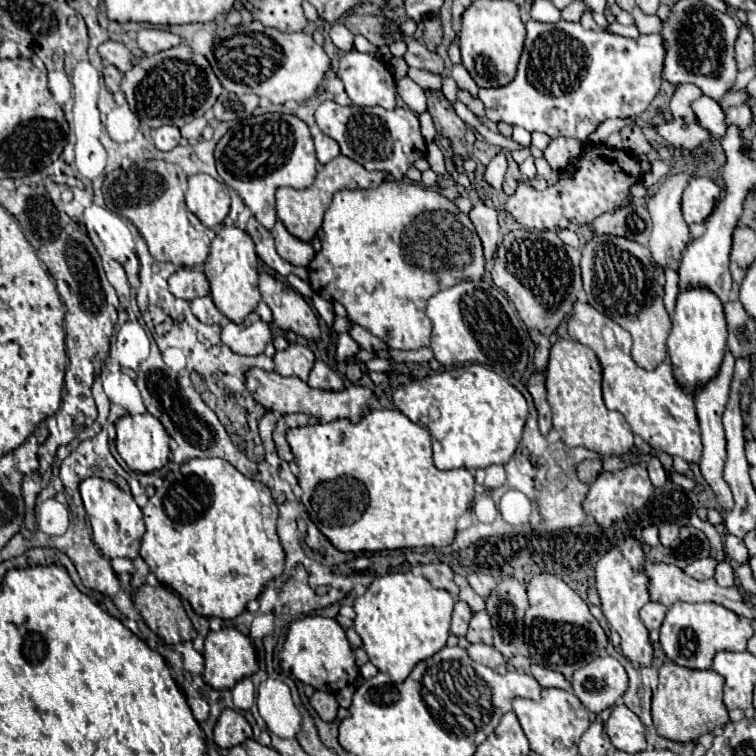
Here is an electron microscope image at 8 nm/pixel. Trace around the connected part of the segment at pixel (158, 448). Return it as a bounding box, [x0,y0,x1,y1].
[116,414,170,472]

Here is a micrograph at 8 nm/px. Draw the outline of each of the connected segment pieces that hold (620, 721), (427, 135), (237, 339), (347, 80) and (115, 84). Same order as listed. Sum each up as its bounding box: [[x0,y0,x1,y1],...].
[[606,704,646,754],[419,111,436,145],[222,314,272,356],[338,50,396,110],[102,64,122,92]]

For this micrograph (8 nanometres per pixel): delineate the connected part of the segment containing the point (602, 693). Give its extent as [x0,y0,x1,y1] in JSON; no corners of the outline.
[572,656,628,714]

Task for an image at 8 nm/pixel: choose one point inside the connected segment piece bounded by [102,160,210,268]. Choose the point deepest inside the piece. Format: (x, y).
(149, 194)

